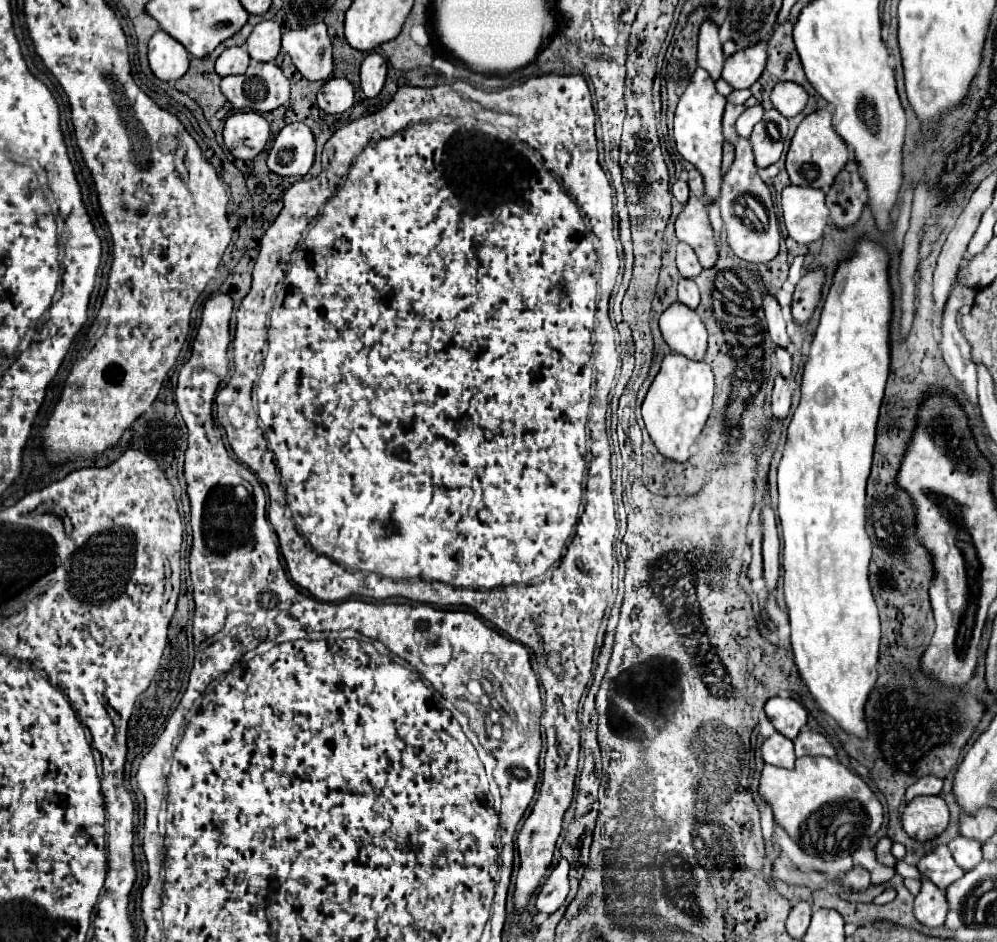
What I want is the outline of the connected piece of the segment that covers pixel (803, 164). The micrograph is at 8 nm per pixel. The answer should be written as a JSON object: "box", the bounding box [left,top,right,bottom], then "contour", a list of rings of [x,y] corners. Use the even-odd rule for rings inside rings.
{"box":[787,109,849,189],"contour":[[[819,109],[807,115],[799,123],[791,139],[791,147],[787,153],[787,173],[791,177],[791,185],[815,187],[815,189],[831,187],[839,171],[847,165],[847,159],[849,159],[849,147],[845,147],[845,143],[841,143],[841,137],[833,131],[831,113],[827,109]]]}

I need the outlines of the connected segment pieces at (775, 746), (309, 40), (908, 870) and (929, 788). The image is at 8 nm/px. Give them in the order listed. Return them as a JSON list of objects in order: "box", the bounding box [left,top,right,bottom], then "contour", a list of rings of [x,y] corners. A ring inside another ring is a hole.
[{"box":[761,733,795,769],"contour":[[[773,733],[769,739],[765,739],[761,753],[763,753],[763,759],[767,765],[777,765],[777,767],[785,767],[785,769],[793,769],[793,765],[795,765],[793,741],[783,737],[781,733]]]},{"box":[283,23,333,81],"contour":[[[315,23],[299,31],[285,31],[283,51],[293,59],[293,65],[307,81],[327,81],[331,77],[333,47],[325,23]]]},{"box":[895,861,921,880],"contour":[[[898,861],[895,867],[897,873],[903,878],[914,878],[920,880],[921,874],[916,866],[909,865],[904,861]]]},{"box":[905,775,943,803],"contour":[[[925,775],[921,777],[917,783],[913,783],[907,793],[905,793],[905,801],[909,803],[911,799],[915,799],[917,795],[939,795],[943,787],[943,779],[935,777],[935,775]]]}]

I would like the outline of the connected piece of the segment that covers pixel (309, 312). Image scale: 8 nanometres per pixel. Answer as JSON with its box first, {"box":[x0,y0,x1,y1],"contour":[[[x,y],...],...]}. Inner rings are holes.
{"box":[215,73,619,913],"contour":[[[551,73],[551,75],[541,75],[541,77],[533,77],[533,79],[529,79],[529,81],[525,81],[525,83],[521,83],[521,85],[515,85],[515,87],[507,87],[507,89],[501,89],[501,91],[497,91],[497,93],[487,93],[487,91],[481,91],[481,89],[475,89],[475,87],[471,87],[471,85],[469,85],[469,83],[465,83],[465,81],[455,81],[455,83],[453,83],[453,85],[437,85],[437,87],[429,87],[429,89],[423,89],[423,87],[409,87],[409,85],[405,85],[405,87],[401,87],[401,89],[399,89],[399,91],[397,91],[397,93],[395,93],[395,97],[393,97],[393,99],[391,99],[391,103],[389,103],[389,105],[385,105],[385,107],[383,107],[383,109],[381,109],[381,111],[377,111],[377,113],[373,113],[373,115],[367,115],[367,117],[361,117],[361,119],[357,119],[357,121],[353,121],[353,123],[349,123],[349,125],[345,125],[345,127],[341,127],[341,129],[339,129],[339,131],[335,131],[335,135],[333,135],[333,137],[331,137],[331,139],[329,139],[329,141],[327,141],[327,143],[325,143],[325,147],[323,147],[323,155],[321,155],[321,159],[323,159],[323,171],[321,171],[321,173],[319,173],[319,177],[315,177],[315,179],[311,179],[311,181],[297,181],[297,183],[295,183],[295,185],[293,185],[293,187],[289,187],[289,189],[287,189],[287,193],[285,193],[285,199],[283,199],[283,201],[285,201],[285,205],[283,205],[283,211],[281,211],[281,213],[279,213],[279,217],[277,217],[277,219],[275,219],[275,223],[273,223],[273,225],[271,225],[271,227],[269,227],[269,229],[267,229],[267,233],[265,233],[265,235],[263,235],[263,239],[261,239],[261,251],[259,251],[259,257],[257,257],[257,263],[255,263],[255,269],[253,269],[253,285],[251,285],[251,291],[249,291],[249,293],[247,293],[247,297],[245,297],[245,299],[243,299],[243,301],[241,301],[241,305],[239,305],[239,309],[237,309],[237,331],[235,331],[235,341],[233,341],[233,375],[231,375],[231,379],[229,379],[229,383],[227,383],[227,385],[225,385],[225,387],[223,387],[223,389],[221,389],[221,391],[219,391],[219,395],[217,395],[217,396],[216,396],[216,399],[215,399],[215,405],[216,405],[216,410],[217,410],[217,420],[218,420],[218,421],[219,421],[219,423],[221,423],[221,425],[223,425],[223,427],[225,427],[225,431],[227,431],[227,439],[229,439],[229,443],[231,443],[231,449],[233,449],[233,453],[235,453],[235,455],[237,455],[237,459],[239,459],[239,461],[241,461],[241,463],[243,463],[243,465],[245,465],[245,467],[249,467],[249,469],[251,469],[251,471],[253,471],[253,473],[255,473],[255,475],[257,475],[257,477],[259,477],[259,479],[261,479],[261,481],[263,481],[263,483],[265,483],[265,487],[267,487],[267,495],[269,495],[269,521],[271,521],[271,525],[273,525],[273,529],[275,529],[275,533],[277,533],[277,537],[279,537],[279,543],[281,543],[281,553],[283,553],[283,559],[285,559],[285,563],[287,563],[287,569],[289,569],[289,575],[291,575],[291,579],[293,579],[293,581],[295,581],[295,583],[297,583],[297,585],[299,585],[299,587],[303,587],[303,589],[307,589],[307,591],[309,591],[309,593],[311,593],[311,595],[313,595],[313,597],[315,597],[315,599],[319,599],[319,601],[343,601],[343,599],[349,599],[349,597],[363,597],[363,598],[366,598],[366,599],[370,599],[370,600],[373,600],[373,601],[377,601],[377,602],[382,602],[382,601],[384,601],[384,600],[385,600],[385,599],[389,599],[389,597],[403,597],[403,599],[409,599],[409,601],[417,601],[417,603],[427,603],[427,605],[437,605],[437,607],[441,607],[441,609],[445,609],[445,607],[451,607],[451,605],[463,605],[463,607],[471,607],[471,609],[475,609],[475,611],[477,611],[477,613],[479,613],[479,615],[481,615],[481,617],[483,617],[483,619],[485,619],[485,621],[489,621],[489,623],[493,623],[493,625],[495,625],[495,627],[497,627],[497,629],[499,629],[499,631],[503,631],[503,633],[507,633],[507,635],[509,635],[509,637],[511,637],[511,639],[515,639],[515,641],[519,641],[519,643],[523,643],[523,645],[527,645],[527,647],[531,647],[531,649],[533,649],[533,651],[535,651],[535,655],[537,655],[537,659],[539,659],[539,681],[541,681],[541,685],[543,685],[543,689],[545,689],[545,697],[543,697],[543,713],[541,713],[541,725],[543,725],[543,727],[545,727],[545,739],[547,739],[547,751],[545,751],[545,769],[543,769],[543,781],[541,781],[541,789],[539,789],[539,797],[537,797],[537,801],[535,801],[535,807],[533,807],[533,811],[531,811],[531,815],[529,815],[529,817],[527,817],[527,819],[525,819],[525,823],[523,823],[523,827],[521,827],[521,831],[519,831],[519,835],[517,835],[517,849],[519,849],[519,857],[521,857],[521,867],[519,867],[519,873],[517,873],[517,889],[515,889],[515,911],[517,911],[517,913],[521,913],[521,911],[523,911],[523,909],[525,909],[525,905],[527,905],[527,903],[529,903],[529,899],[531,899],[531,895],[533,895],[533,891],[535,891],[535,889],[537,889],[537,887],[539,887],[539,881],[541,881],[541,877],[543,877],[543,875],[545,875],[545,871],[547,871],[547,867],[549,867],[549,865],[551,865],[551,859],[553,859],[553,853],[555,853],[555,843],[557,843],[557,837],[559,837],[559,833],[561,833],[561,821],[563,821],[563,813],[565,813],[565,811],[567,811],[567,807],[569,807],[569,803],[571,803],[571,799],[573,799],[573,796],[574,796],[574,789],[575,789],[575,775],[577,775],[577,759],[579,759],[579,754],[580,754],[580,743],[579,743],[579,721],[577,721],[577,707],[579,707],[579,701],[580,701],[580,699],[581,699],[581,695],[583,695],[583,691],[585,691],[585,687],[587,687],[587,686],[588,686],[588,683],[589,683],[589,681],[590,681],[590,679],[591,679],[591,678],[592,678],[592,675],[593,675],[593,673],[592,673],[592,672],[591,672],[591,671],[592,671],[592,669],[593,669],[593,662],[594,662],[594,655],[595,655],[595,645],[597,645],[597,631],[599,631],[599,625],[601,625],[601,621],[603,621],[603,617],[605,617],[605,609],[607,609],[607,603],[609,603],[609,599],[611,599],[611,593],[613,593],[613,591],[611,591],[611,577],[613,577],[613,567],[615,567],[615,555],[613,555],[613,541],[615,541],[615,535],[617,535],[617,517],[615,517],[615,499],[613,499],[613,489],[611,489],[611,485],[613,485],[613,481],[611,481],[611,465],[609,465],[609,453],[611,453],[611,451],[609,451],[609,439],[607,439],[607,431],[605,431],[605,413],[607,413],[607,397],[609,397],[609,391],[611,391],[611,385],[613,385],[613,379],[597,379],[597,457],[593,457],[593,459],[591,459],[591,463],[589,463],[589,479],[587,479],[587,483],[585,483],[585,505],[583,505],[583,513],[581,513],[581,515],[579,515],[579,505],[581,505],[581,497],[583,497],[583,477],[585,477],[585,465],[587,465],[587,459],[585,459],[585,455],[587,455],[587,445],[585,445],[585,443],[587,443],[587,441],[585,441],[585,439],[587,439],[587,433],[585,433],[585,425],[587,425],[587,413],[589,413],[589,403],[591,403],[591,385],[593,385],[593,375],[591,375],[591,371],[593,371],[593,369],[591,369],[591,367],[589,367],[589,359],[591,359],[591,335],[593,335],[593,337],[595,337],[595,331],[597,331],[597,371],[617,371],[617,365],[619,365],[619,353],[617,353],[617,347],[615,347],[615,329],[613,329],[613,327],[611,327],[611,321],[609,321],[609,313],[607,313],[607,303],[609,303],[609,295],[611,295],[611,291],[613,291],[613,285],[615,285],[615,277],[617,277],[617,271],[619,271],[619,253],[617,253],[617,245],[615,245],[615,237],[614,237],[614,236],[613,236],[613,189],[611,189],[611,183],[609,183],[609,179],[607,179],[607,175],[605,175],[605,171],[603,171],[603,169],[601,169],[601,165],[599,165],[599,163],[597,163],[597,141],[595,141],[595,113],[593,113],[593,105],[591,105],[591,93],[589,93],[589,87],[587,87],[587,86],[588,86],[588,85],[587,85],[587,83],[585,83],[585,79],[583,79],[583,77],[581,77],[581,75],[555,75],[555,73]],[[541,157],[543,157],[543,159],[545,159],[545,163],[547,163],[547,169],[551,169],[551,171],[553,171],[553,173],[555,173],[555,175],[559,175],[559,177],[561,177],[561,181],[563,181],[563,185],[565,185],[565,191],[563,191],[563,189],[561,189],[561,185],[559,185],[559,183],[557,183],[557,179],[555,179],[555,177],[553,177],[553,175],[551,175],[551,173],[549,173],[549,171],[547,171],[547,169],[545,169],[545,163],[543,163],[543,159],[541,159]],[[251,391],[253,391],[253,394],[252,394],[252,399],[254,399],[254,400],[255,400],[255,402],[256,402],[256,404],[257,404],[257,401],[259,401],[259,412],[258,412],[258,416],[259,416],[259,419],[260,419],[260,421],[261,421],[261,424],[262,424],[262,428],[263,428],[263,430],[264,430],[264,435],[263,435],[263,433],[261,433],[261,427],[259,427],[259,419],[257,419],[257,413],[255,413],[255,409],[253,409],[253,401],[251,401]],[[463,545],[471,545],[471,547],[473,547],[473,545],[475,545],[475,551],[473,551],[473,557],[471,557],[471,551],[463,551]],[[549,653],[559,653],[559,663],[561,663],[561,667],[563,667],[563,677],[557,677],[557,675],[555,675],[555,673],[553,673],[553,671],[551,671],[551,669],[549,669],[549,665],[547,665],[547,655],[549,655]]]}

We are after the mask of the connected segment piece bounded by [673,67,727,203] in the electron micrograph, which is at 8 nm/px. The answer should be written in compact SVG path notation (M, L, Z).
M697 69L691 77L689 87L679 99L677 111L675 111L675 143L681 157L689 163L693 163L705 181L705 203L713 203L719 197L721 189L721 145L723 145L723 133L721 133L721 117L725 109L725 97L721 97L715 89L713 79L709 79L709 73L705 69Z

